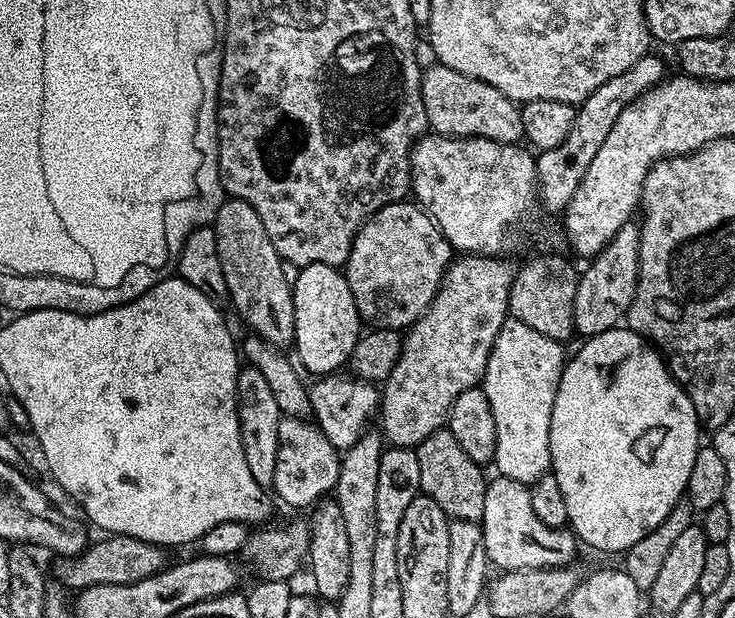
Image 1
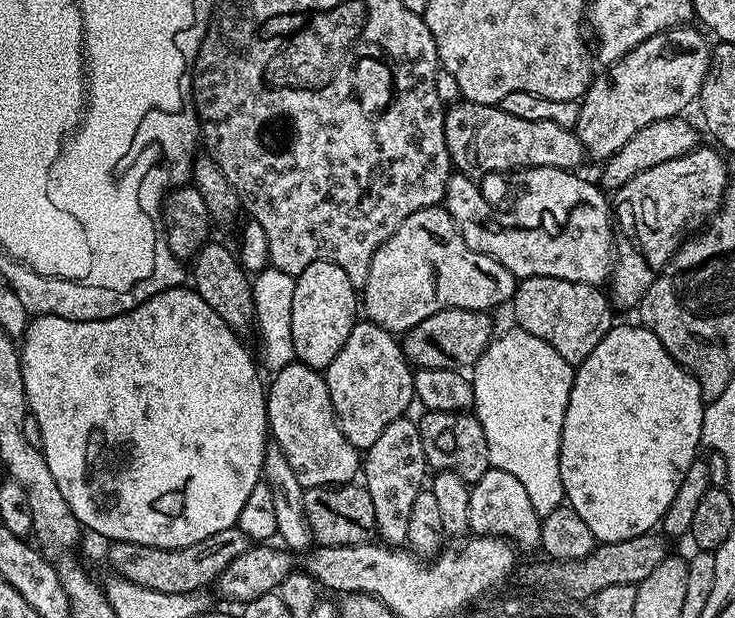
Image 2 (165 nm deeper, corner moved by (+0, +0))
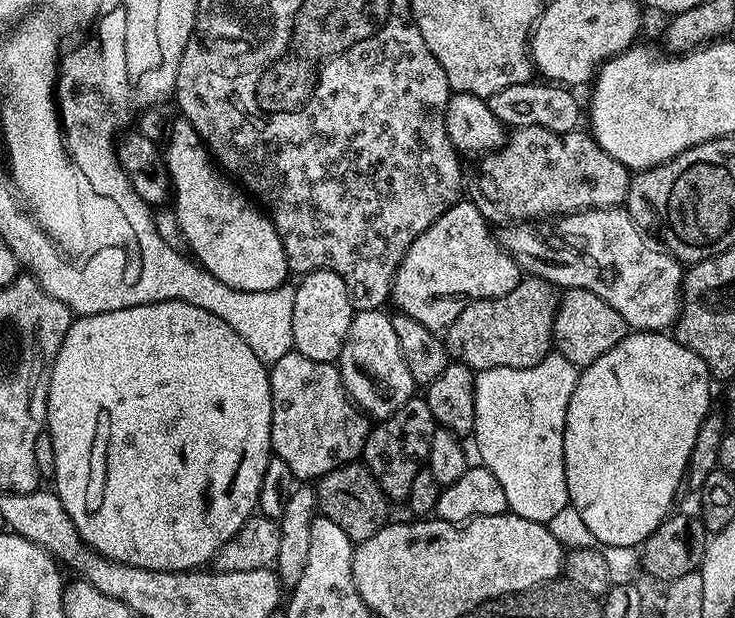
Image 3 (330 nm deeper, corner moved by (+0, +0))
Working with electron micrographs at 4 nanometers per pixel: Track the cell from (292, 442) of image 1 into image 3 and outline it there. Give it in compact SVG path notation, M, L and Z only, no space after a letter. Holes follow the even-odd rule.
M295 350L271 365L272 391L270 438L275 459L290 466L300 482L316 482L338 467L351 464L364 451L370 420L351 400L335 363L314 362Z

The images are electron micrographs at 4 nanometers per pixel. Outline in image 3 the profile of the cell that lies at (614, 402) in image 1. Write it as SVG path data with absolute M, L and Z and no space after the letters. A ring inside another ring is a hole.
M629 331L614 350L606 350L598 362L583 369L576 377L574 394L570 398L570 406L566 410L566 430L564 431L564 469L568 479L568 502L577 508L578 513L586 522L587 529L598 538L603 547L637 547L643 545L656 532L656 527L667 520L673 511L672 499L680 488L680 483L686 480L690 468L690 454L694 450L694 442L698 438L698 430L704 419L710 415L708 408L712 404L713 377L708 364L694 350L690 350L679 340L664 332Z

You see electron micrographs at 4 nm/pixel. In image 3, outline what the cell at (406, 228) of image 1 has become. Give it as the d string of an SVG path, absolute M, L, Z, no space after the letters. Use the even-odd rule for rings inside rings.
M461 198L410 246L396 272L390 300L393 305L397 304L399 311L414 318L414 322L440 334L466 306L479 300L502 298L502 294L510 294L521 279L520 265L500 245L497 233L494 228L492 232L479 206Z

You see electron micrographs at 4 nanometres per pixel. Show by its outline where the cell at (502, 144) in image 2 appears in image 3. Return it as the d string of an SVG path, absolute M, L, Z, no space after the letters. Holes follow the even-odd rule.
M542 126L515 129L507 137L503 148L485 155L484 172L492 180L500 195L500 208L512 222L544 222L549 218L568 216L572 212L585 212L591 208L614 208L628 199L630 170L622 166L587 131L551 132Z

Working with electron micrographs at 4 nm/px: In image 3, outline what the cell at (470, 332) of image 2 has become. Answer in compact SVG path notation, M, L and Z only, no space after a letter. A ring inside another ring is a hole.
M528 276L521 279L510 294L502 294L502 298L490 298L489 300L479 300L446 329L446 343L448 355L453 361L470 366L473 370L482 368L529 368L538 366L544 358L553 351L554 335L553 330L556 322L556 310L560 307L560 296L557 289L549 280L543 280L537 276Z

